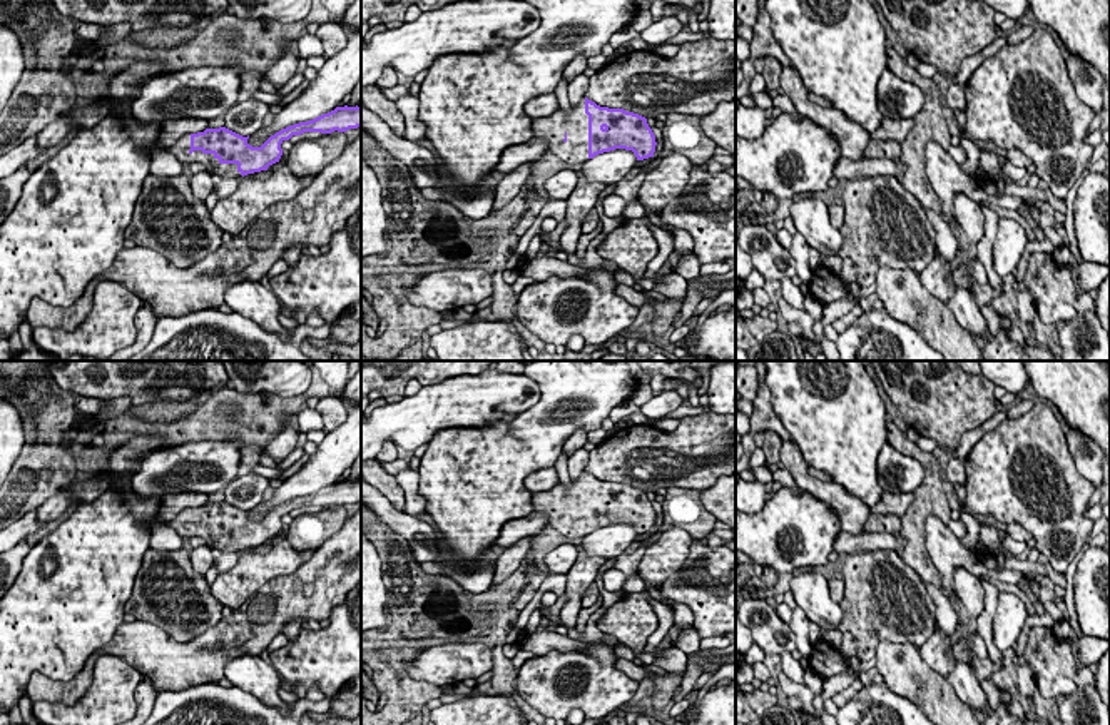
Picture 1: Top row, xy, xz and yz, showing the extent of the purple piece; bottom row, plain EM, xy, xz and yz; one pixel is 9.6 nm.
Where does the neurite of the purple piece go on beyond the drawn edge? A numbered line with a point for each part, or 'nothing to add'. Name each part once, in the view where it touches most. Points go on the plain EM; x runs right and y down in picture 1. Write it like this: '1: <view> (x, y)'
1: xy (181, 523)

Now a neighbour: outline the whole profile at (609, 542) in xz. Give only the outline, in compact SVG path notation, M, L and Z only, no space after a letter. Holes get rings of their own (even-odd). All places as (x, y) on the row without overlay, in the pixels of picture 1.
M615 523L583 536L578 551L583 550L588 556L612 560L622 555L637 536L632 525Z

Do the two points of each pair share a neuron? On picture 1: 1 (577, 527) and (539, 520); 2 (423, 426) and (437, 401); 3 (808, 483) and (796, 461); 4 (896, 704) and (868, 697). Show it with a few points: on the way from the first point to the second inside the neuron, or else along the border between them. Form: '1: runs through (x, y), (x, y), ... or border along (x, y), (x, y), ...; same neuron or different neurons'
1: border along (535, 510), (542, 512), (549, 523); different neurons
2: runs through (423, 420), (432, 408); same neuron
3: runs through (803, 478), (798, 466); same neuron
4: runs through (890, 700), (875, 699); same neuron

